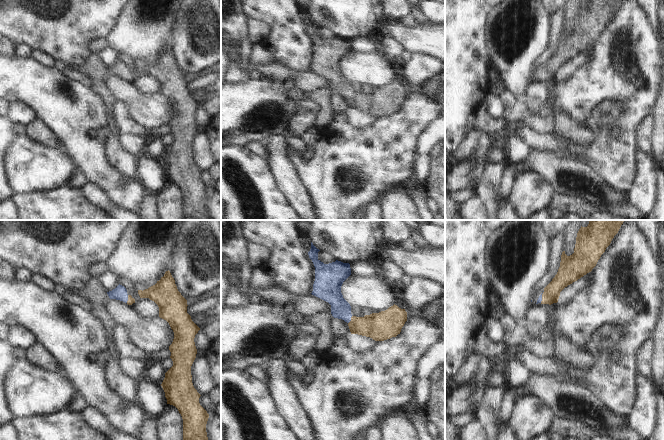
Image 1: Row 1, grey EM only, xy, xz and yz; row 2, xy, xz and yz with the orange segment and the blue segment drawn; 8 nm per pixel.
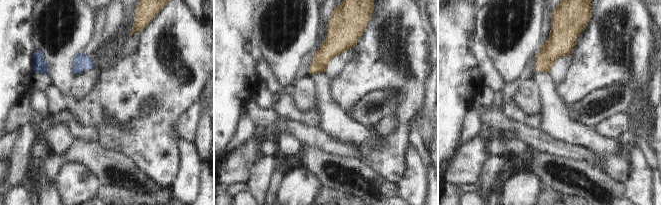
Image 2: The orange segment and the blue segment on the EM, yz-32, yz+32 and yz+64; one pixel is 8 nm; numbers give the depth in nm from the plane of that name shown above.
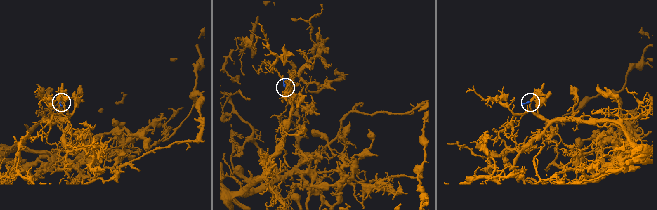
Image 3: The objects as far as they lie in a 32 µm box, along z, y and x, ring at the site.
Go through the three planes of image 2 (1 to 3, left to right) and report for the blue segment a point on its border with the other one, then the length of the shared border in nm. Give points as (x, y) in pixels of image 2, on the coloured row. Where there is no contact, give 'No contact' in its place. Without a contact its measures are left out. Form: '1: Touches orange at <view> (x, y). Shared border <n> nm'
1: Touches orange at yz-32 (91, 56). Shared border 50 nm
2: No contact
3: No contact

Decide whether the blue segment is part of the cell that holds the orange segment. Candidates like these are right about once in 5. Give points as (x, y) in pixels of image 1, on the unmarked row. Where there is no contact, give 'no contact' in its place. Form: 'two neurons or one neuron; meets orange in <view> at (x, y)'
one neuron; meets orange in xz at (351, 96)

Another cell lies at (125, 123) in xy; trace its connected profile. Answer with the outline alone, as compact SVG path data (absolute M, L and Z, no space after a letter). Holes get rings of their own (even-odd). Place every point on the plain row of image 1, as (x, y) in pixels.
M115 99L113 102L110 102L109 104L113 108L114 118L117 123L119 133L121 135L130 133L133 135L148 137L150 132L132 119L129 110L125 105L125 102Z

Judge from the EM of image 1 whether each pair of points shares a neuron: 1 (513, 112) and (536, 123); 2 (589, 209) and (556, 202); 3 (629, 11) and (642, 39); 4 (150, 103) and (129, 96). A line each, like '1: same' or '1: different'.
1: same
2: same
3: same
4: same

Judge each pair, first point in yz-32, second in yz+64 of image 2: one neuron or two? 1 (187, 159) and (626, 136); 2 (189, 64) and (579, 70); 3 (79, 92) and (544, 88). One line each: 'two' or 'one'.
1: two
2: one
3: two

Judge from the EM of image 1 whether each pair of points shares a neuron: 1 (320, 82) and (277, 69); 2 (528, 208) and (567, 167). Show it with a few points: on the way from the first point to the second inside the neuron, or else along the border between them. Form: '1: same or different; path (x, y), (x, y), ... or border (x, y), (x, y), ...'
1: same; path (309, 81), (302, 80), (288, 73)
2: different; border (532, 170), (537, 172), (555, 192)

